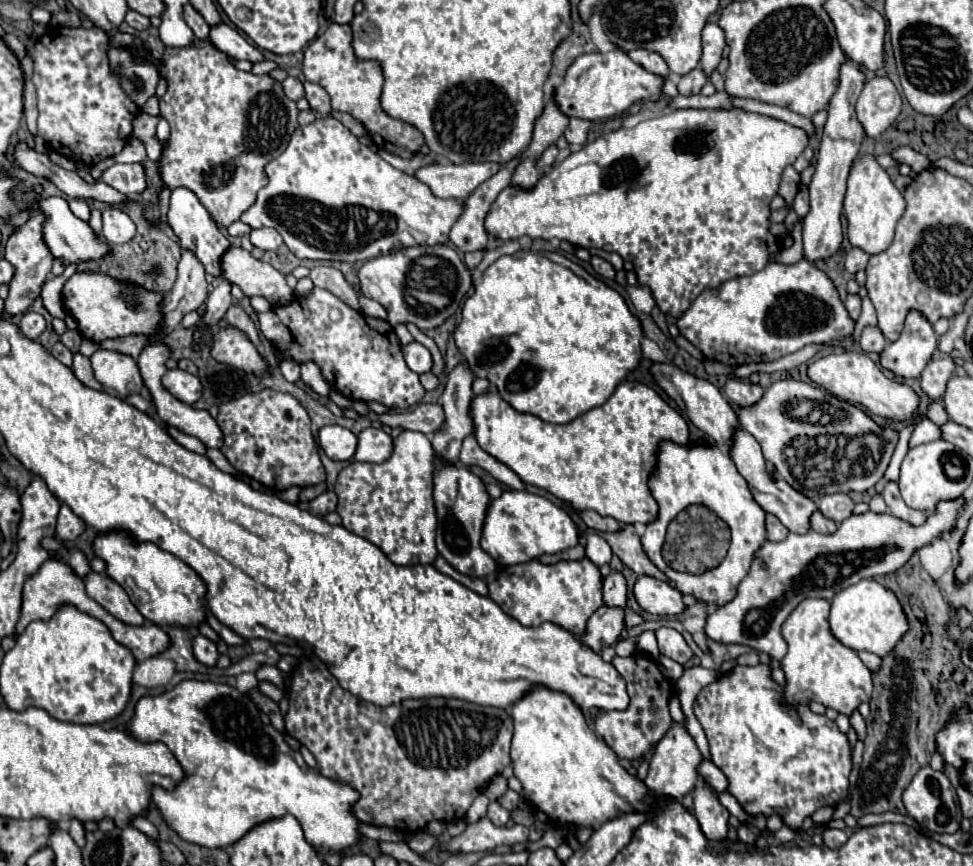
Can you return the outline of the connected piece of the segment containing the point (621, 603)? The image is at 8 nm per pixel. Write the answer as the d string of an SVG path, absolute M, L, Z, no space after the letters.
M611 571L609 577L605 577L605 581L603 581L603 603L607 607L625 609L625 595L627 595L625 577L617 571Z

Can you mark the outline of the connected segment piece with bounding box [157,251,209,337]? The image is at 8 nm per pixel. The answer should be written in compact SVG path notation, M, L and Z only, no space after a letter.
M183 251L179 261L179 277L171 295L161 307L163 321L159 325L157 337L169 335L181 323L185 313L197 311L203 305L203 301L207 299L207 285L209 283L205 281L205 267L201 267L197 255L193 255L193 251Z

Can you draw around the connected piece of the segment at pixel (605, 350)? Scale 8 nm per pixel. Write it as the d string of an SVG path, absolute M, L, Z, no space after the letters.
M517 251L513 255L501 255L495 263L491 263L481 281L475 285L473 293L465 299L465 305L463 305L463 311L461 311L461 321L453 333L453 339L455 339L455 345L459 349L459 353L463 355L463 361L465 365L469 367L469 371L475 375L475 377L481 377L481 379L489 379L489 383L493 387L497 387L499 395L519 413L531 413L547 423L557 423L557 425L565 425L565 423L571 423L573 419L577 419L579 415L587 413L589 409L597 407L597 405L603 405L609 395L615 391L615 387L625 379L625 375L629 371L633 371L637 365L639 365L639 359L641 359L641 341L643 337L643 331L641 331L641 323L635 315L631 315L631 311L627 309L623 297L613 291L611 287L607 287L603 281L595 279L593 275L589 275L581 265L569 261L567 257L559 255L559 253L551 253L551 251Z

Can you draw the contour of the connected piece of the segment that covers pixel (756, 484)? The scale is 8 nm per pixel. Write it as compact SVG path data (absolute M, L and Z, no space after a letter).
M737 427L737 431L733 431L733 447L729 447L729 457L733 459L737 471L745 477L745 481L749 483L749 489L753 493L753 499L759 503L759 507L769 513L775 515L789 531L793 533L807 533L809 531L809 517L811 513L817 509L815 503L805 497L803 493L795 491L787 481L783 481L781 477L773 477L769 475L767 469L767 461L761 453L761 445L757 443L757 439L753 439L753 435L749 435L747 431L743 431L741 427Z

